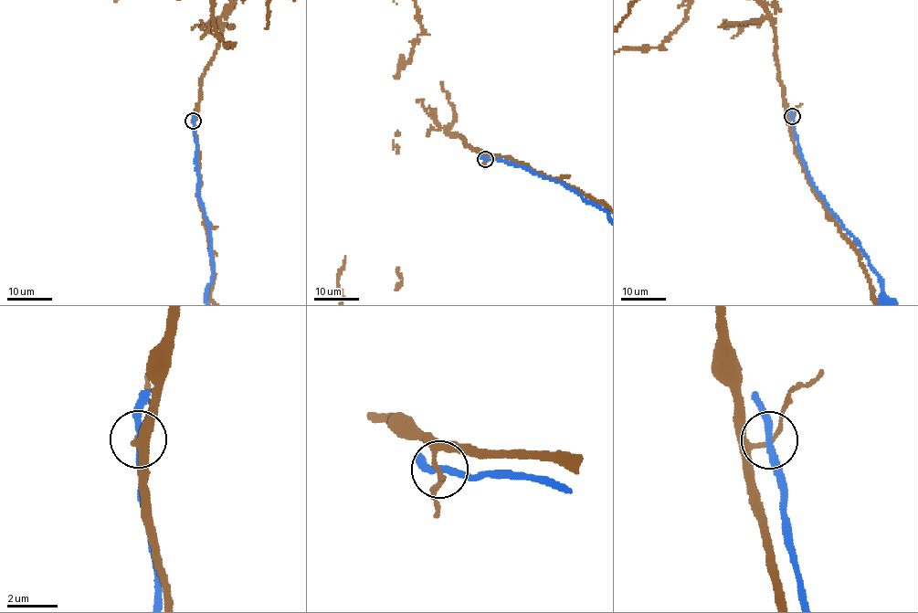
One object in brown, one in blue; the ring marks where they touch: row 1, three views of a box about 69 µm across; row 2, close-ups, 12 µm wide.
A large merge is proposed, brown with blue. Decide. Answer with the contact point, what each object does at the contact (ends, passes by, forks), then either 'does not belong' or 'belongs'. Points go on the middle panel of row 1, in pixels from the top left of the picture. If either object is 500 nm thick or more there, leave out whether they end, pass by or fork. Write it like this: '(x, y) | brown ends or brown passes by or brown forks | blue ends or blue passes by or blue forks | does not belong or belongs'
(485, 159) | brown passes by | blue passes by | does not belong

